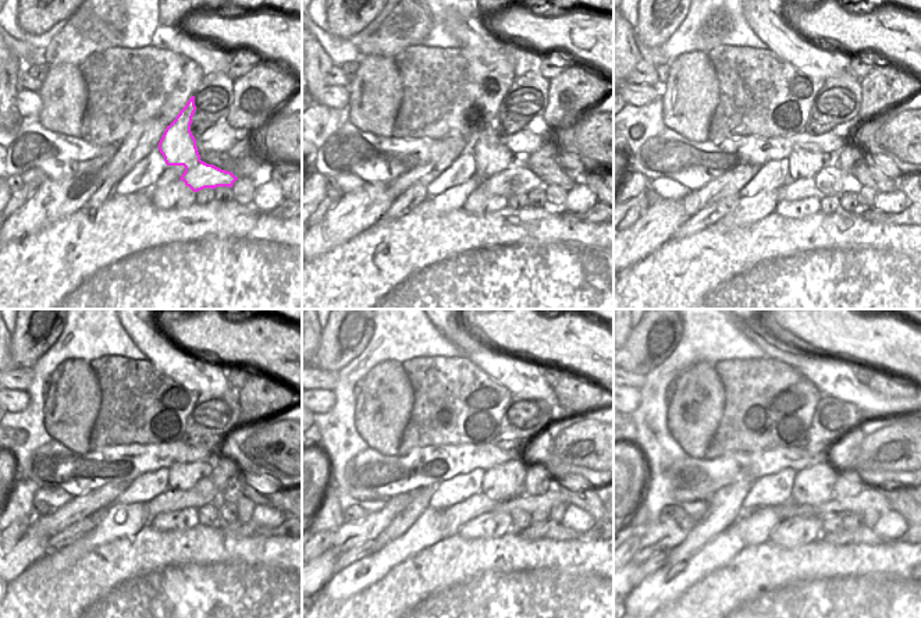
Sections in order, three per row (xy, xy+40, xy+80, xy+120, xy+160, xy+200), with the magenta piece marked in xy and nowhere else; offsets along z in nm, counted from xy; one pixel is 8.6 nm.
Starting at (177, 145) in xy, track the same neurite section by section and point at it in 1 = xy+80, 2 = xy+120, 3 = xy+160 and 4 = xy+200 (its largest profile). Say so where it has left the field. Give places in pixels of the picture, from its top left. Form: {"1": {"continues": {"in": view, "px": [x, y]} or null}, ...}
{"1": {"continues": {"in": "xy+80", "px": [811, 174]}}, "2": {"continues": {"in": "xy+120", "px": [189, 485]}}, "3": {"continues": {"in": "xy+160", "px": [507, 480]}}, "4": {"continues": {"in": "xy+200", "px": [814, 485]}}}

